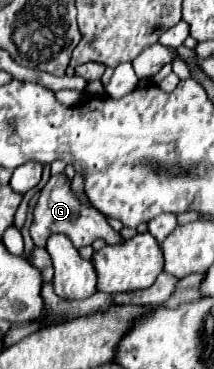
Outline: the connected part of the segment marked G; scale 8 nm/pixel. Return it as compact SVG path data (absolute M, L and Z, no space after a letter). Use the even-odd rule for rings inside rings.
M65 174L51 176L51 180L41 190L41 196L39 196L39 202L35 206L33 216L35 216L35 220L33 220L29 232L31 232L33 244L37 248L45 248L47 238L51 234L55 234L55 232L57 234L65 234L73 242L75 248L89 246L89 244L93 244L99 238L105 240L107 244L119 244L119 242L123 242L123 236L109 226L107 218L103 214L99 214L99 210L95 210L91 204L79 200L79 196L71 190L71 180Z

